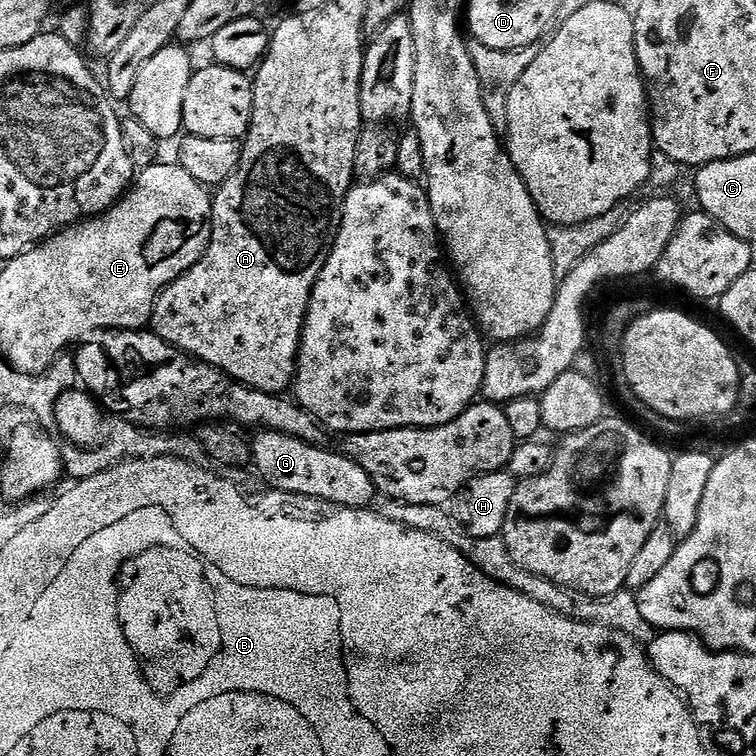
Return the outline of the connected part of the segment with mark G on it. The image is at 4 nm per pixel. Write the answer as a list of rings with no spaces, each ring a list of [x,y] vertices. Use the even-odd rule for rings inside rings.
[[[260,430],[251,437],[252,464],[269,489],[309,496],[347,508],[372,508],[378,495],[374,482],[358,462],[339,451],[327,452],[324,446],[307,444],[290,434]]]

